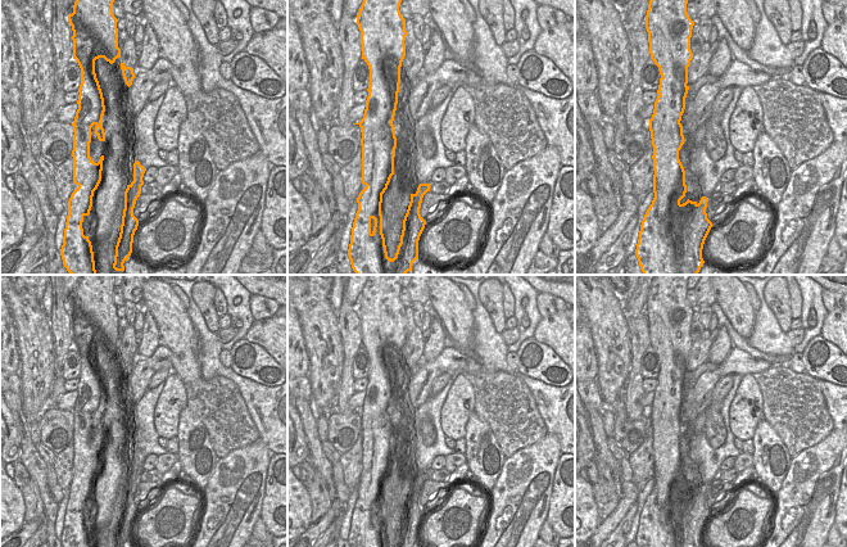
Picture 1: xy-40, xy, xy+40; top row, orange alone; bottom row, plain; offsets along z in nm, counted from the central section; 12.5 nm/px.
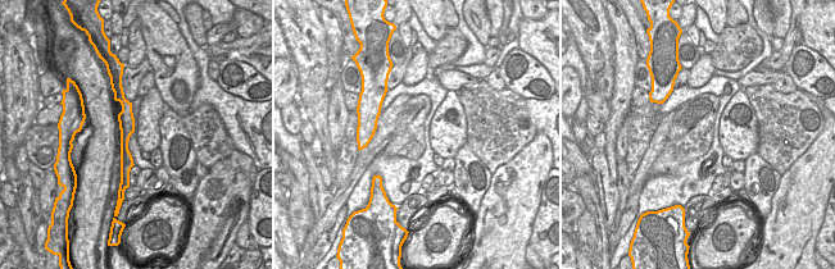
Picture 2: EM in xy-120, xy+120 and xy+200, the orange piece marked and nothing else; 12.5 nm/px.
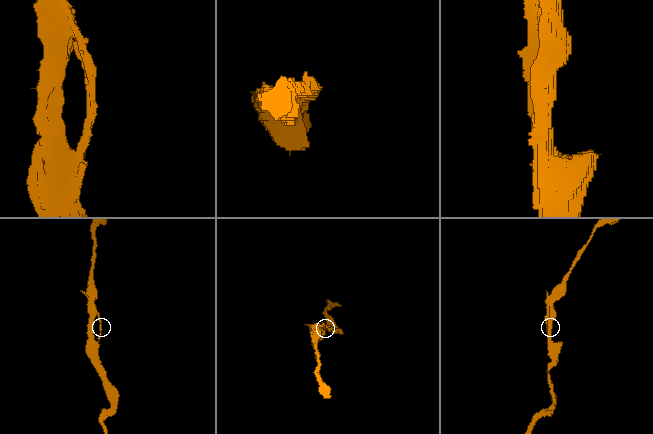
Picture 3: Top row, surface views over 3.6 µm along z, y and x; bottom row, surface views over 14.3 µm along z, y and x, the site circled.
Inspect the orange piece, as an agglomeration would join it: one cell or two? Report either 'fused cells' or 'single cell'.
single cell

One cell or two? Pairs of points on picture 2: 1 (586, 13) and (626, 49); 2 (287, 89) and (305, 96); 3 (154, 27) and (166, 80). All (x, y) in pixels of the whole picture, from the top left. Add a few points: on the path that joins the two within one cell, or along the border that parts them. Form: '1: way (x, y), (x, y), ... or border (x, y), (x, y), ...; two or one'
1: border (606, 13), (612, 32), (613, 65); two
2: border (294, 63), (296, 68), (296, 99); two
3: way (154, 40), (151, 50), (166, 67); one

